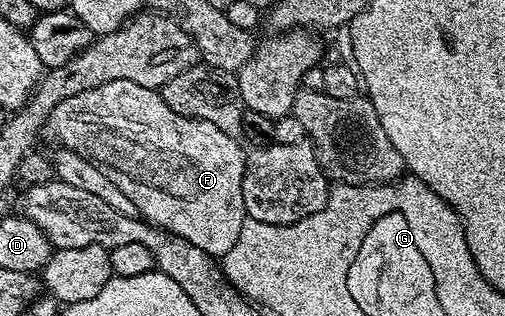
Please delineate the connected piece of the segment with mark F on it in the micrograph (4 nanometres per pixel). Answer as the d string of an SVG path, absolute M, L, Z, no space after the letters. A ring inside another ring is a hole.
M113 79L113 83L101 83L101 87L86 89L81 95L57 103L49 118L50 125L62 148L73 149L103 168L152 225L189 239L193 247L201 247L201 251L216 259L222 259L229 247L237 243L245 220L241 179L247 159L244 146L213 127L213 123L177 115L167 106L159 89L141 87L141 83L129 83L129 79Z

